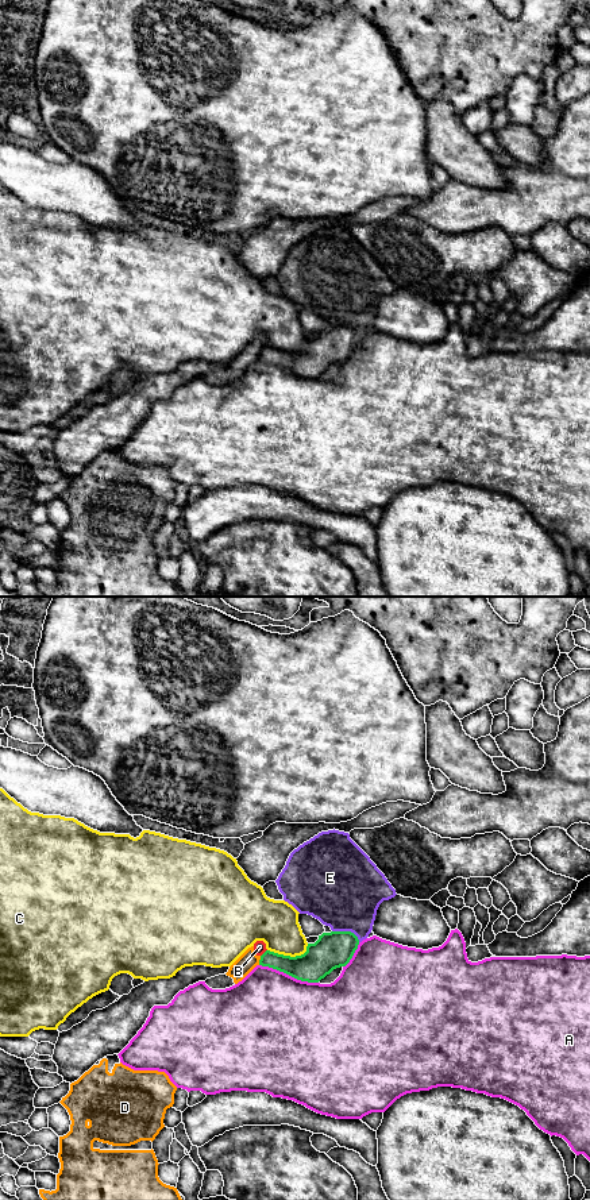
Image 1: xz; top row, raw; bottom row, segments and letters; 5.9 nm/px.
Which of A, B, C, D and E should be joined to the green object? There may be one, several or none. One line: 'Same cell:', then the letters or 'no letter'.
Same cell: no letter

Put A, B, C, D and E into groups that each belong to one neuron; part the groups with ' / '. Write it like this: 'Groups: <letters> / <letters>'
Groups: A / B D / C / E

